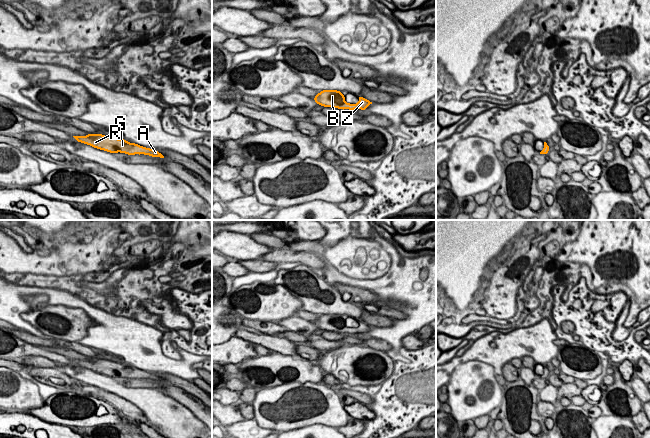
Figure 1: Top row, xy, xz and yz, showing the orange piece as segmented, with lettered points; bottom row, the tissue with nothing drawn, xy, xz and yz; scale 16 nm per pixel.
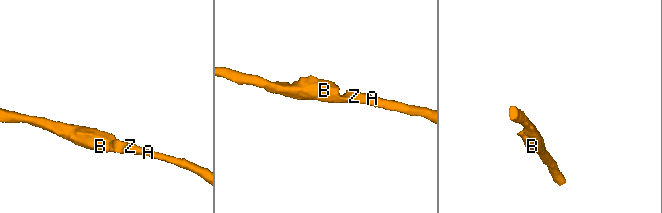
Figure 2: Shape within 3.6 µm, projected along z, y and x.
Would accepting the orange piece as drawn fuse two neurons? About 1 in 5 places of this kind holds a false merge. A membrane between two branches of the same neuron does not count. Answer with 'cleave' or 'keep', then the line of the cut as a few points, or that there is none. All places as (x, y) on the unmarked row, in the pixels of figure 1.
keep; cut none

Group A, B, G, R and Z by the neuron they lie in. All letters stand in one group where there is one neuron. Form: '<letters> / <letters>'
A B G R Z

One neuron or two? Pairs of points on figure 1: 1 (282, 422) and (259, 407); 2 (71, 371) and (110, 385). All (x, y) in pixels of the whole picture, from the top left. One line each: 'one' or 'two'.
1: one
2: one

